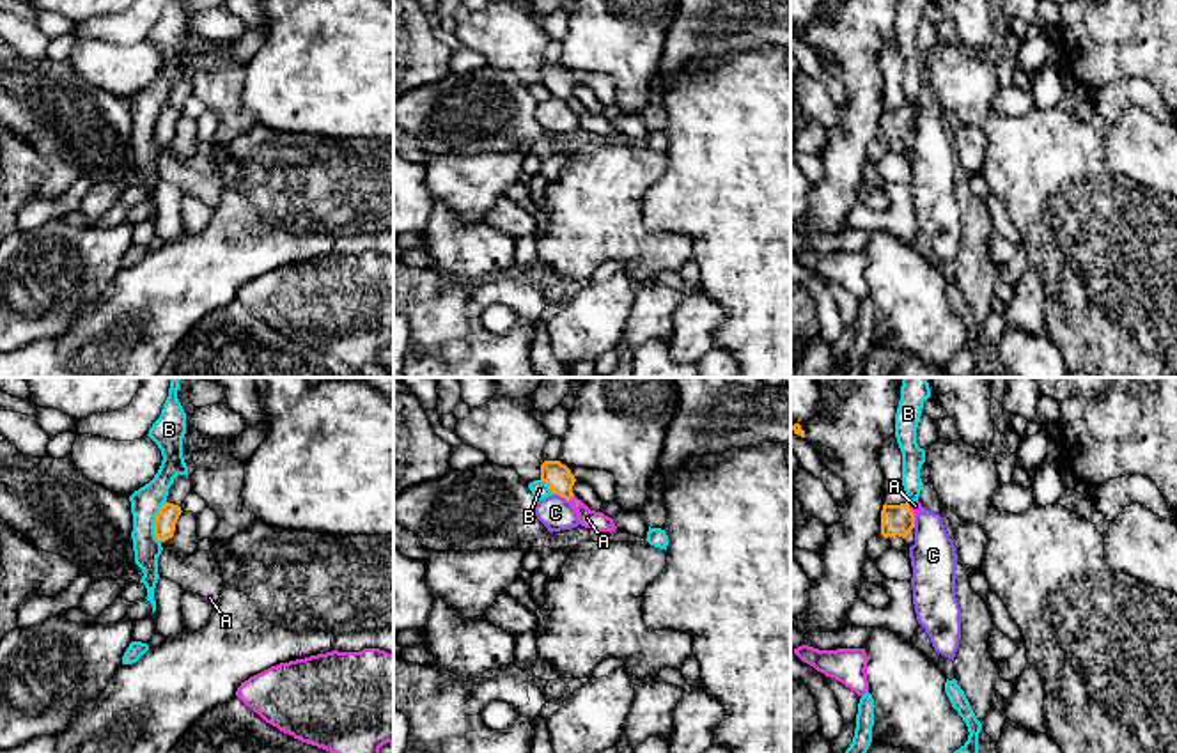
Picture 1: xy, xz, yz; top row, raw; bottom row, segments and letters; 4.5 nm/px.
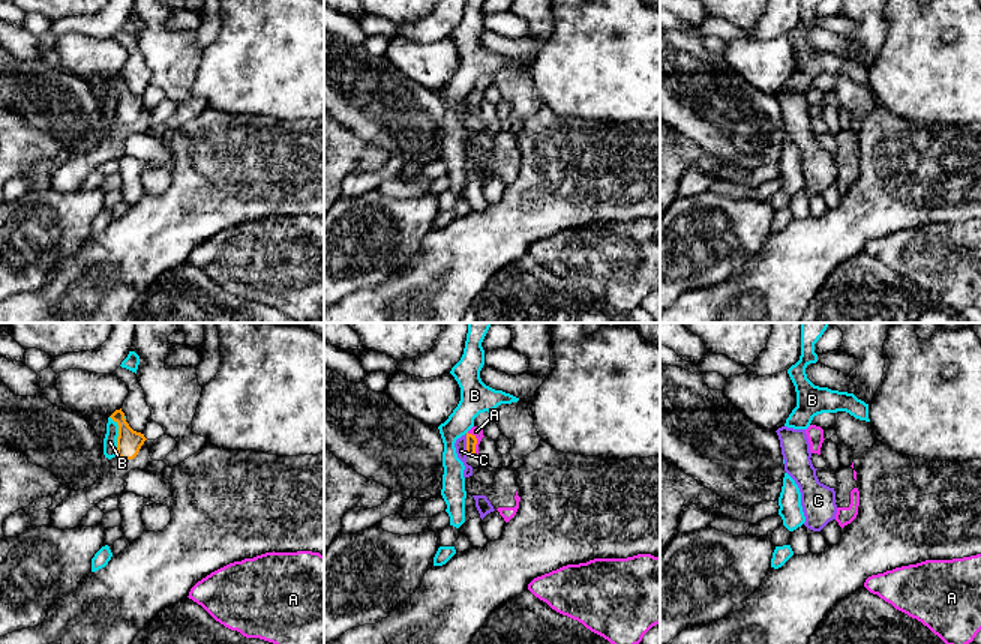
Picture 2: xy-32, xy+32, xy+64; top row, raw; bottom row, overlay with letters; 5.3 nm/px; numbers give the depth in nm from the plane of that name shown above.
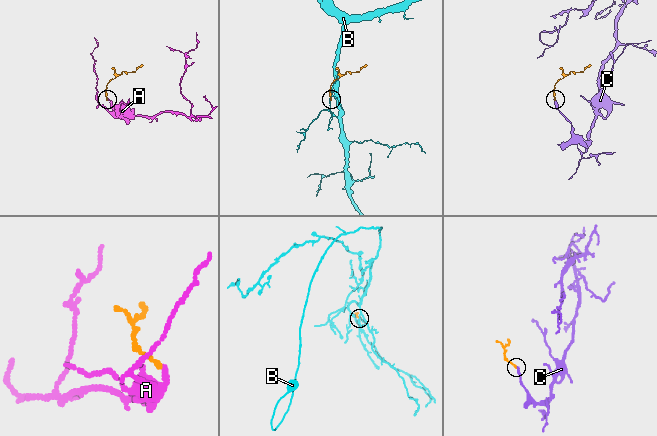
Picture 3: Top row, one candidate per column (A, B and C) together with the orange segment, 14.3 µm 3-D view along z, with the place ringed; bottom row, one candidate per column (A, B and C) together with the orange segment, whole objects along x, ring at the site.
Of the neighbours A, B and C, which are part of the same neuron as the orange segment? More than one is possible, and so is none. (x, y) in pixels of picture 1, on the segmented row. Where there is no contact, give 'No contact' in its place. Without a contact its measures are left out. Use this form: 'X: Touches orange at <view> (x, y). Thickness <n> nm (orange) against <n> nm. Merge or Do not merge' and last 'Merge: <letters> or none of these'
A: Touches orange at xz (569, 498). Thickness 120 nm (orange) against 80 nm. Merge
B: Touches orange at xy (155, 521). Thickness 100 nm (orange) against 140 nm. Do not merge
C: Touches orange at xz (561, 495). Thickness 120 nm (orange) against 160 nm. Do not merge
Merge: A

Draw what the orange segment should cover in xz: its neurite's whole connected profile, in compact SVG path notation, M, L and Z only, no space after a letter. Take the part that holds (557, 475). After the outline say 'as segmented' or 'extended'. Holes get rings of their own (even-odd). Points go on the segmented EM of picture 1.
M544 461L541 464L541 480L550 485L553 494L565 498L578 514L580 524L597 532L615 532L617 526L612 517L603 512L590 510L581 500L573 493L576 482L571 470L560 461Z; extended

